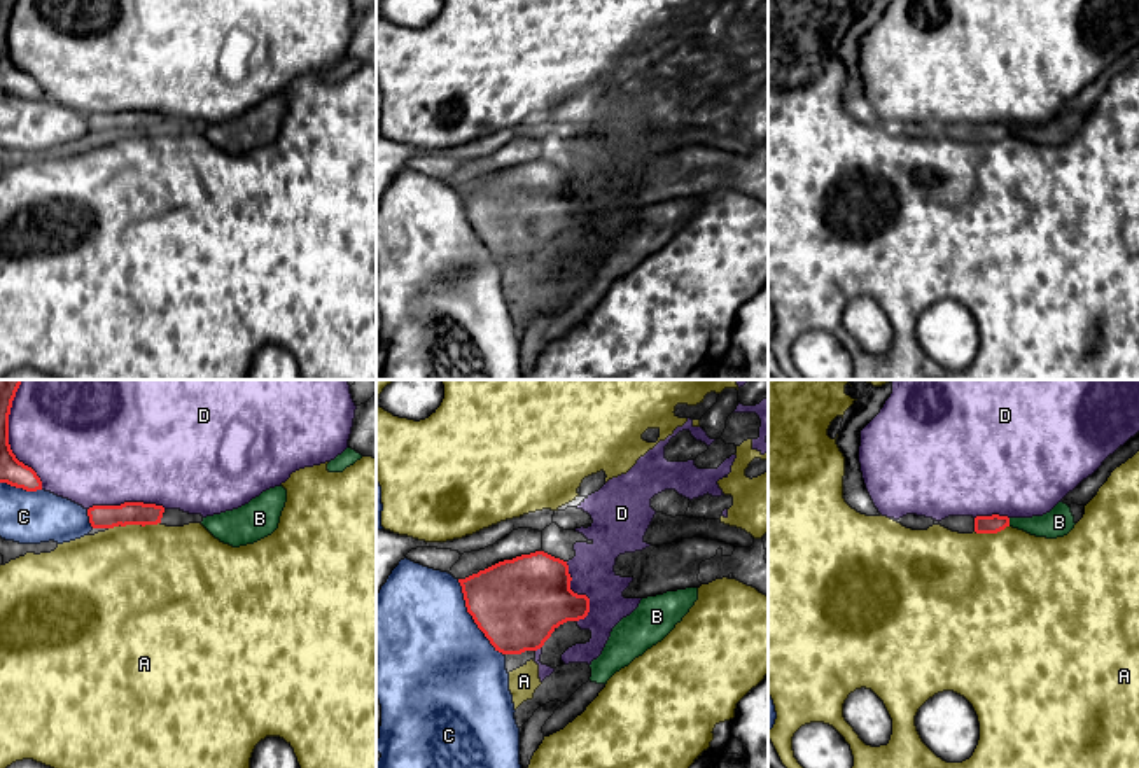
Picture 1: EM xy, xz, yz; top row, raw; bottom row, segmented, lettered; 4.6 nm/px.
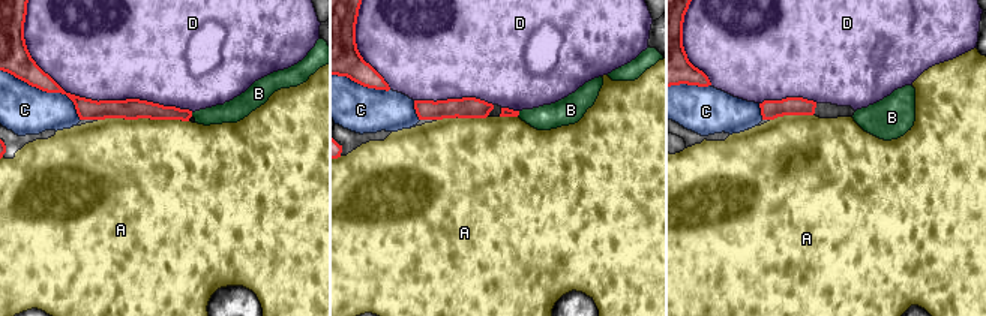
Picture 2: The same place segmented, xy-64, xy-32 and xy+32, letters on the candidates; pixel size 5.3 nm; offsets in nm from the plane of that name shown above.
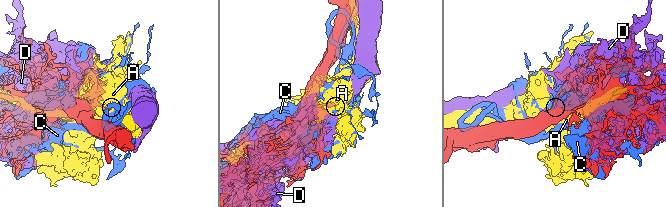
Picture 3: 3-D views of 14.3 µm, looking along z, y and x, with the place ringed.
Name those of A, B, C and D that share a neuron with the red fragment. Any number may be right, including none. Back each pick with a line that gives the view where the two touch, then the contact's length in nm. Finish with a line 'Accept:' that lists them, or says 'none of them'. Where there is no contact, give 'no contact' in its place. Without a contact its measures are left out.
Accept: none of them

